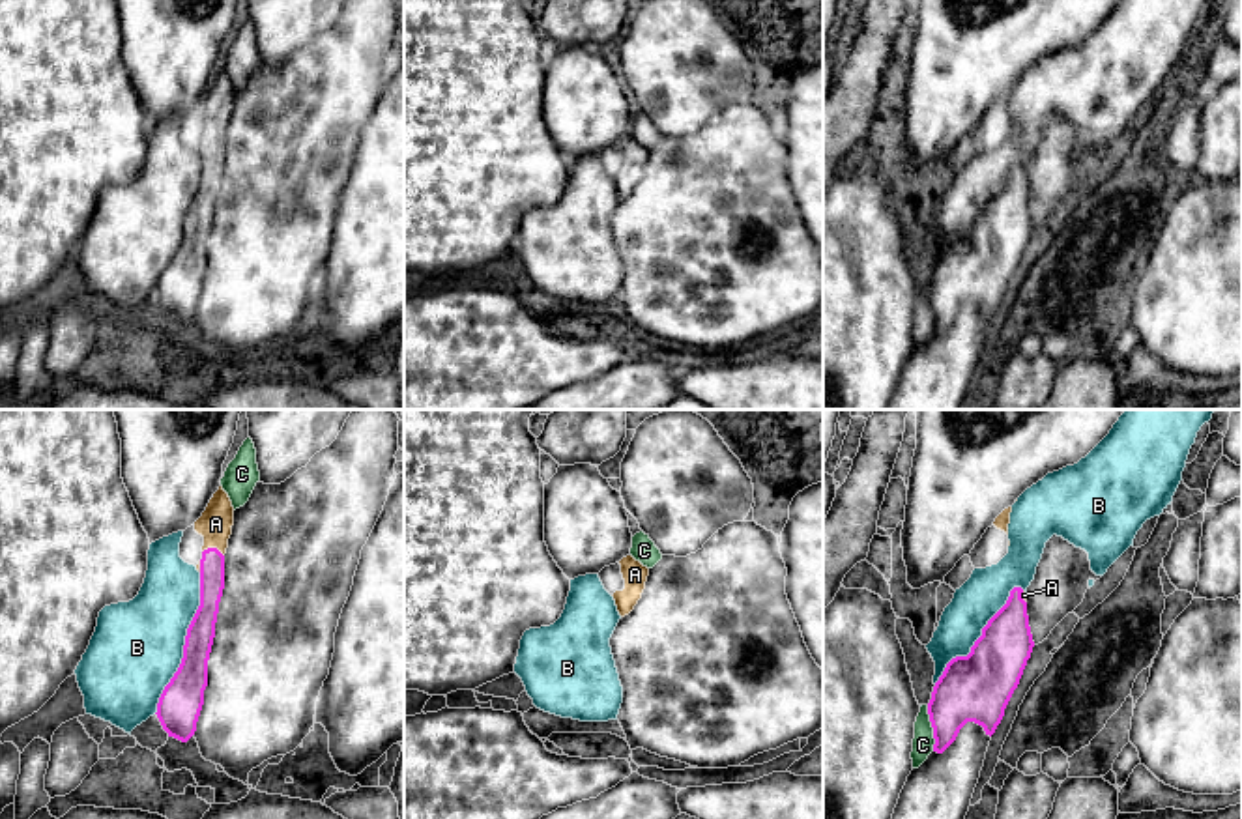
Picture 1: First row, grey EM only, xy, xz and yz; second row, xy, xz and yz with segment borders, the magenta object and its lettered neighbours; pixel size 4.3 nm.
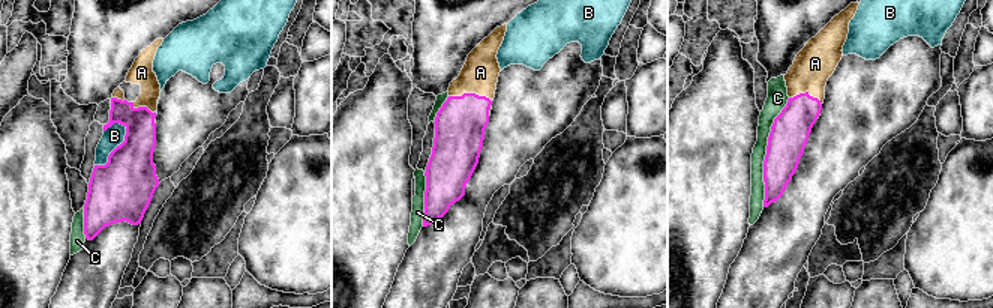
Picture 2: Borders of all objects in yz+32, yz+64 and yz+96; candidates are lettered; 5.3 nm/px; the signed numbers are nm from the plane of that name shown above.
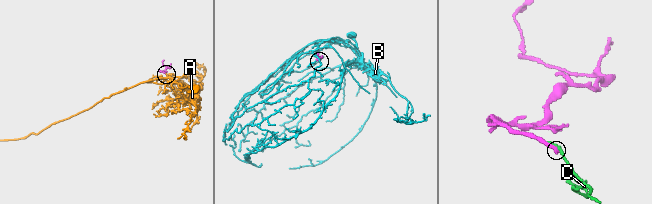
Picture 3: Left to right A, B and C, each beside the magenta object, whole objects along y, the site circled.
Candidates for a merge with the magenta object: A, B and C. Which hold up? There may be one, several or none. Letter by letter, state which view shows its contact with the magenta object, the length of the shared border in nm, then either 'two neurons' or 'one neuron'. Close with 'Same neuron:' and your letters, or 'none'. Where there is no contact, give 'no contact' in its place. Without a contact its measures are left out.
A: meets magenta in xy; contact 100 nm long; one neuron
B: meets magenta in xy; contact 650 nm long; two neurons
C: meets magenta in yz; contact 200 nm long; two neurons
Same neuron: A

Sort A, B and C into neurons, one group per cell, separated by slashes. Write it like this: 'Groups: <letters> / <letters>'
Groups: A / B / C

